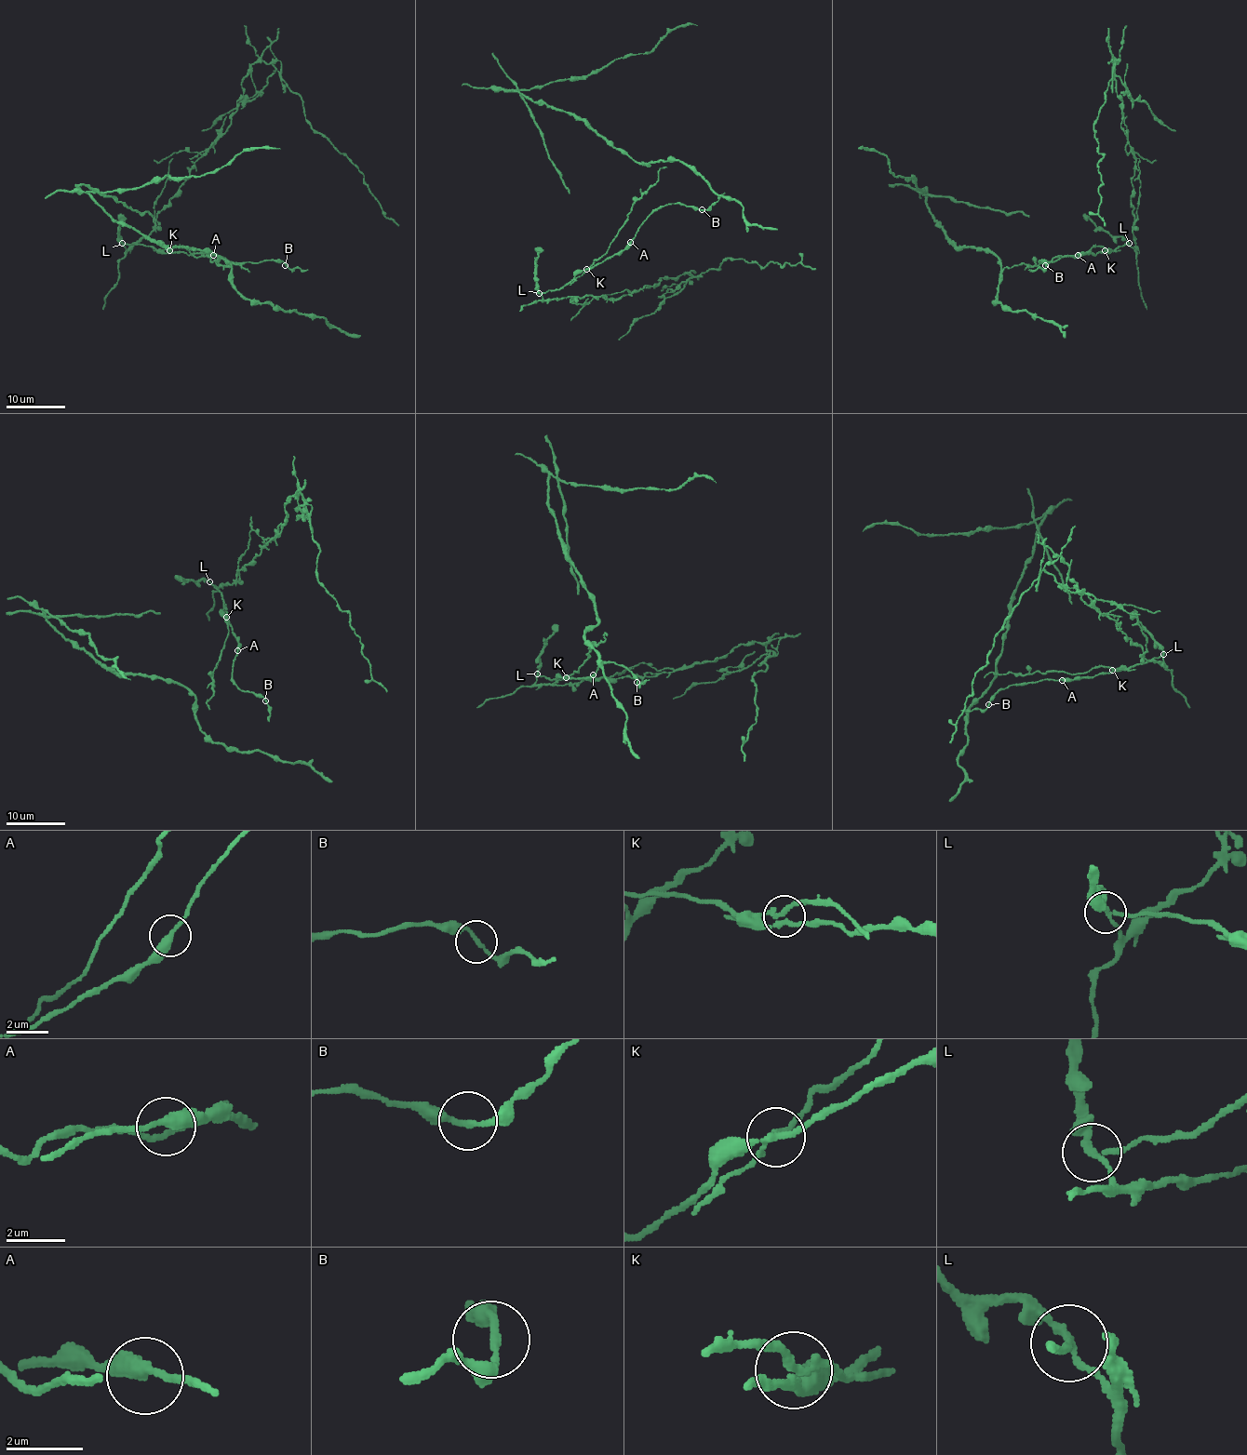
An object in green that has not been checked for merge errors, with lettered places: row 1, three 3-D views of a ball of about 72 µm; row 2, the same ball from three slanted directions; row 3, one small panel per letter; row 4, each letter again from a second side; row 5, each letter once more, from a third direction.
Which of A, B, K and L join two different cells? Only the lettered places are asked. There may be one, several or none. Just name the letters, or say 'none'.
K, L

